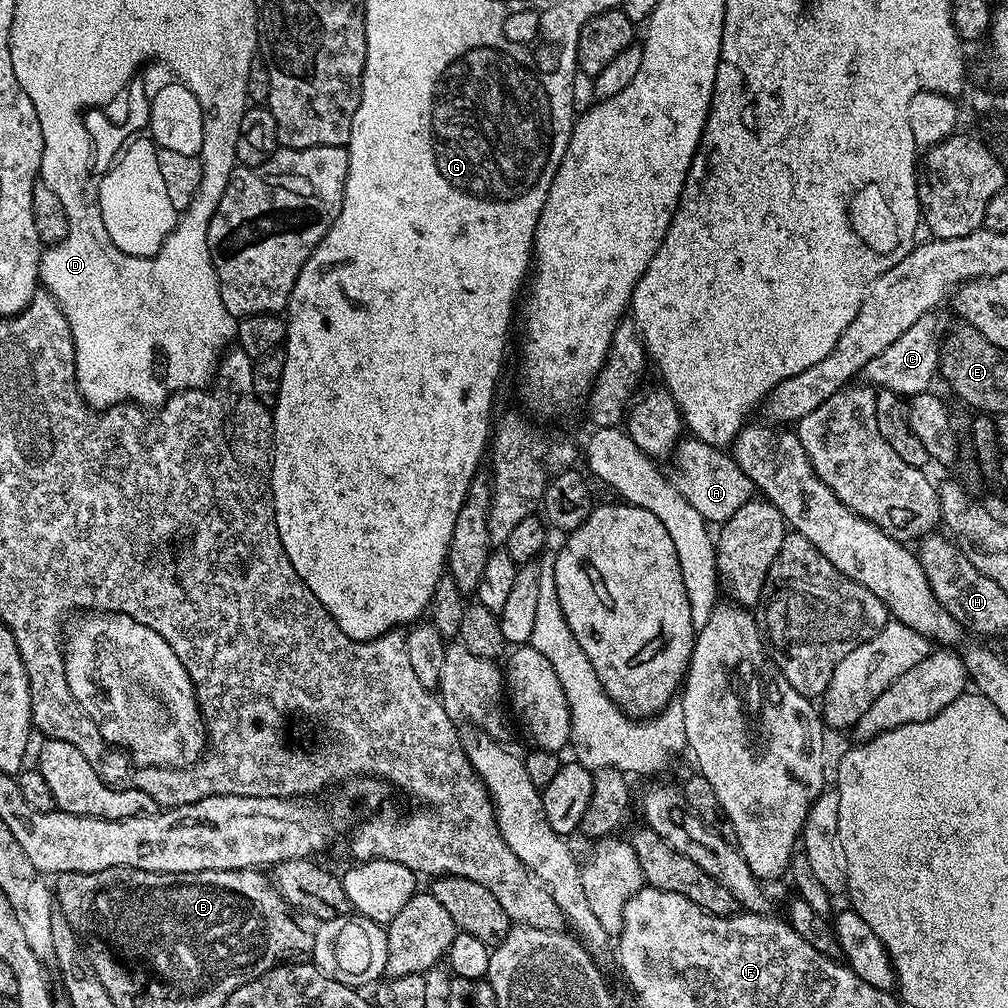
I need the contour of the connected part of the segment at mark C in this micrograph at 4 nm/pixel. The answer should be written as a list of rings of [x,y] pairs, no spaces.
[[[931,312],[921,316],[901,338],[882,350],[878,357],[872,358],[862,373],[867,378],[865,381],[873,387],[889,389],[905,398],[927,391],[931,387],[930,382],[939,373],[940,354],[946,334],[940,314]]]

